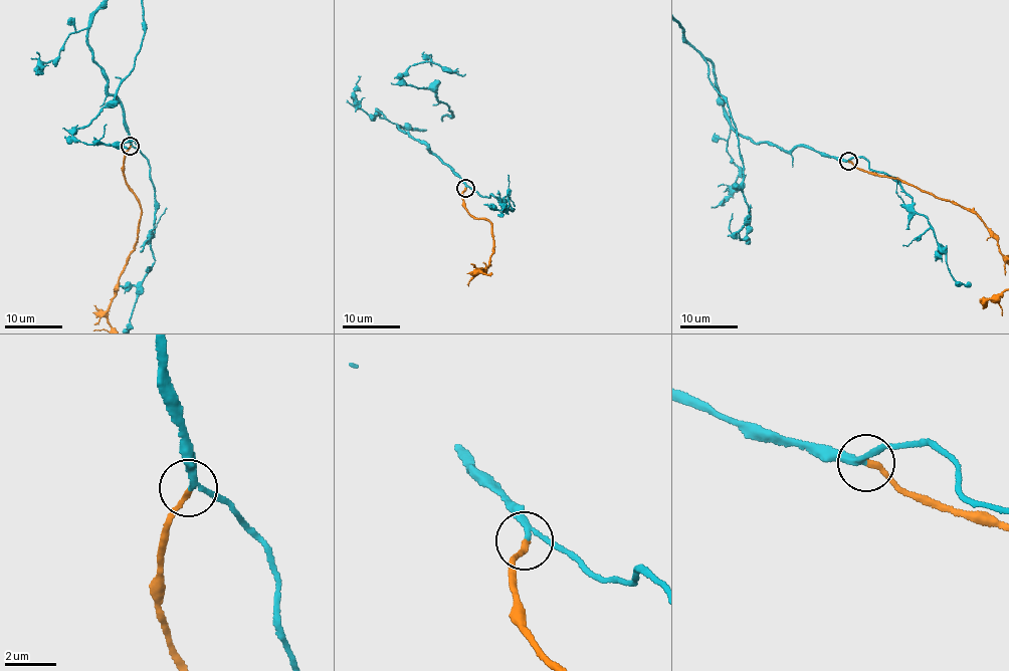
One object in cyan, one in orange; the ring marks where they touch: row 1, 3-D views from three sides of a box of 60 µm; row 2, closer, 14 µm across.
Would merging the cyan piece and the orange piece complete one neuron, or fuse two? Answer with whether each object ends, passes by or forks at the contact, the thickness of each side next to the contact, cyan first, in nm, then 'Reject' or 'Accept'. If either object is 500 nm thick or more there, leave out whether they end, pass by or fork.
At the ring cyan passes by. At the ring orange ends. Thickness 200 nm (cyan) against 200 nm. Accept

